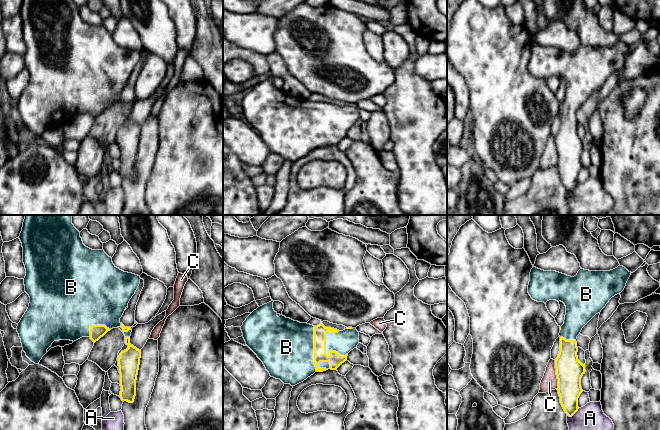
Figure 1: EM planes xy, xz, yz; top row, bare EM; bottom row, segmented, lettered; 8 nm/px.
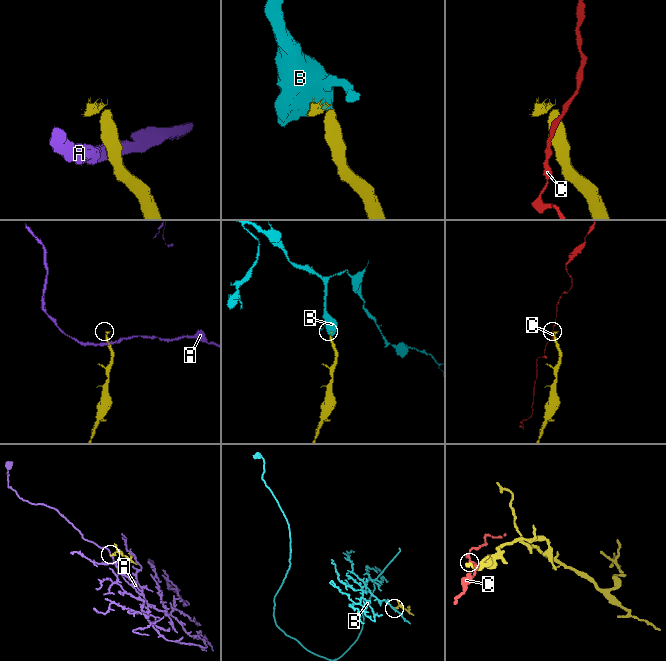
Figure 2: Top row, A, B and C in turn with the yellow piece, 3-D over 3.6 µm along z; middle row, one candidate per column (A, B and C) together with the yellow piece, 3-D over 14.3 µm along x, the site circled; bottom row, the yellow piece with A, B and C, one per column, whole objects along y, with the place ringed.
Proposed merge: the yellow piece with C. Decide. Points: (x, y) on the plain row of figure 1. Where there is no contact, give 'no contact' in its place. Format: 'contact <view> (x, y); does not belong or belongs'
contact yz (556, 150); does not belong

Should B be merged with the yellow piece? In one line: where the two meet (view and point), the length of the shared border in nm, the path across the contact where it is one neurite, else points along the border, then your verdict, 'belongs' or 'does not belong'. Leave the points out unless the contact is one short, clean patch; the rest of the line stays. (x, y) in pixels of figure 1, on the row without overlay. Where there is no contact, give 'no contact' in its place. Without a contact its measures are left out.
xz (314, 128) | 360 nm | belongs

